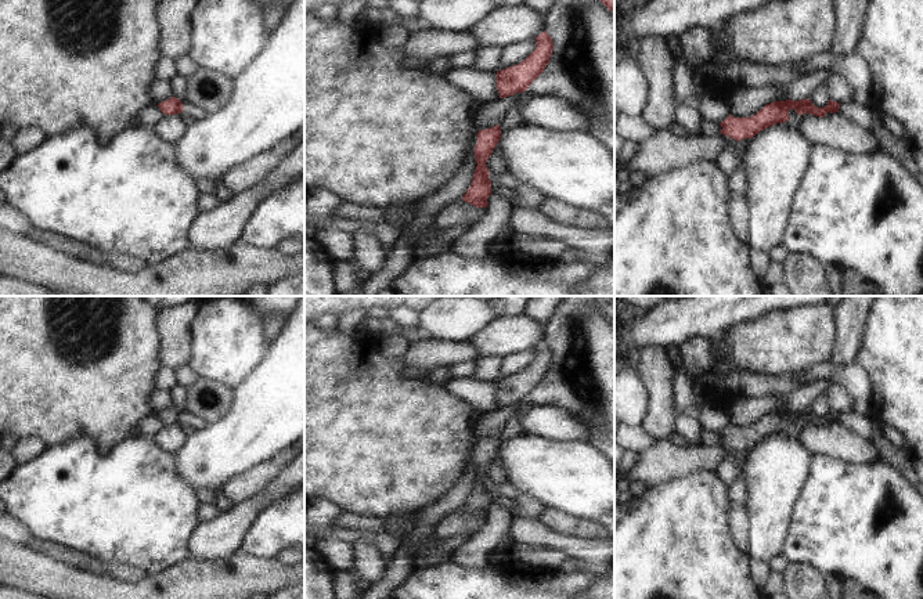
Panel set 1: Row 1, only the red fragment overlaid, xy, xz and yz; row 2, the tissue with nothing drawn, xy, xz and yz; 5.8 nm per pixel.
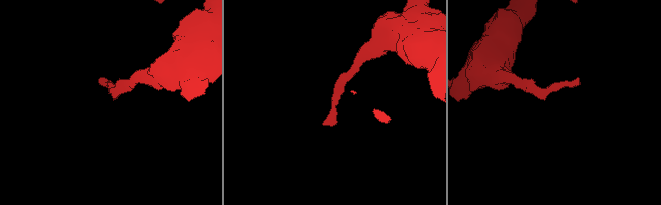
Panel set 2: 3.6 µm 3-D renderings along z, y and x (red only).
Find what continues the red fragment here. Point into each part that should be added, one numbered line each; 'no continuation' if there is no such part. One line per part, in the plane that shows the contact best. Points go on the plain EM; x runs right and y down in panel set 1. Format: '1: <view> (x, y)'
no continuation

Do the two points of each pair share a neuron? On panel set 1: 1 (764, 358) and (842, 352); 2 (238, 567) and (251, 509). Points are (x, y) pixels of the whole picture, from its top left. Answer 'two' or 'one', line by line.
1: two
2: two

